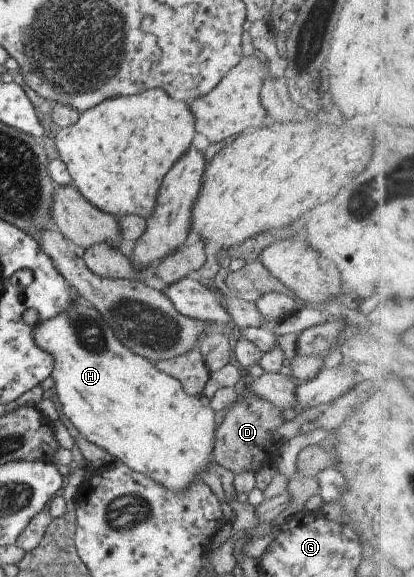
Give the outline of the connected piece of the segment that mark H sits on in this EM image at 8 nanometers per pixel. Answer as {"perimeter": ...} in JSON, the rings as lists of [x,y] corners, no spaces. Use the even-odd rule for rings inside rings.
{"perimeter":[[[78,296],[73,299],[71,306],[67,310],[62,310],[51,318],[39,320],[30,329],[33,332],[31,338],[33,339],[34,345],[51,355],[52,365],[49,378],[53,383],[52,393],[56,393],[60,411],[74,425],[80,436],[86,439],[86,441],[90,441],[90,443],[101,447],[104,451],[112,455],[114,459],[122,461],[131,470],[150,476],[155,482],[161,483],[169,490],[174,490],[175,492],[185,490],[192,482],[200,478],[198,472],[202,471],[206,464],[210,462],[208,453],[211,455],[210,450],[213,450],[213,439],[215,438],[215,415],[210,409],[209,398],[206,398],[204,395],[189,396],[187,393],[184,393],[177,379],[159,371],[151,361],[136,355],[133,351],[124,347],[124,344],[114,335],[111,327],[104,321],[104,318],[86,300]]]}

